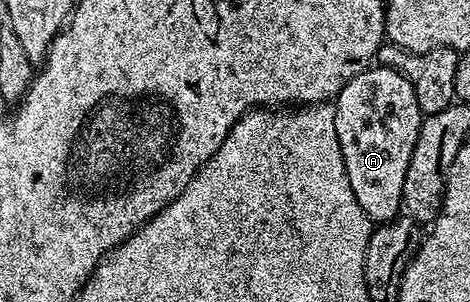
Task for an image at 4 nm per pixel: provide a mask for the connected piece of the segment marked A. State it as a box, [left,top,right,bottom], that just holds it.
[332,65,424,223]

